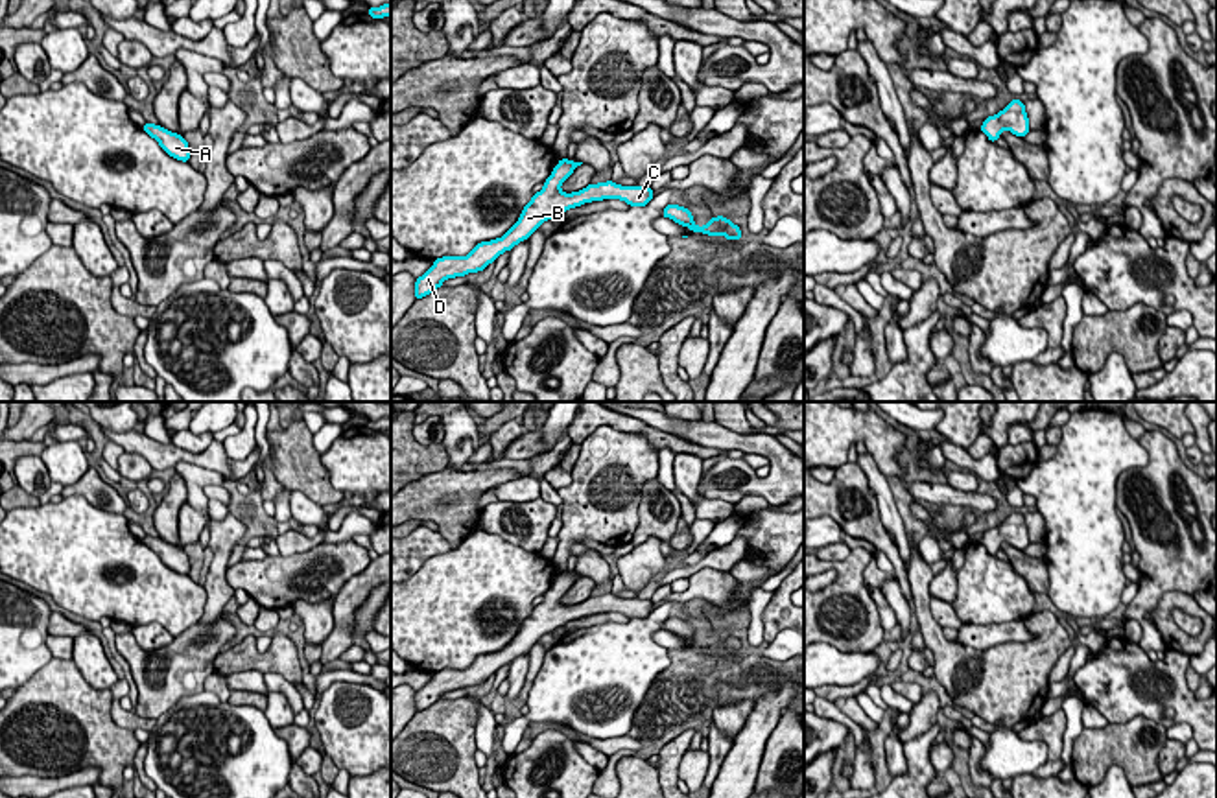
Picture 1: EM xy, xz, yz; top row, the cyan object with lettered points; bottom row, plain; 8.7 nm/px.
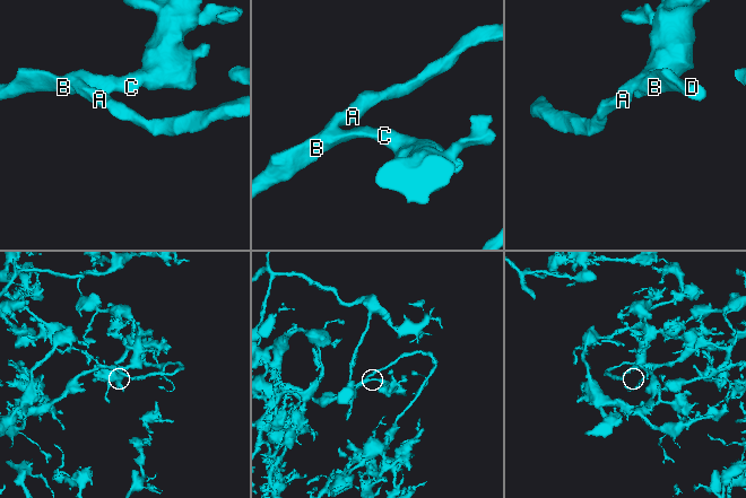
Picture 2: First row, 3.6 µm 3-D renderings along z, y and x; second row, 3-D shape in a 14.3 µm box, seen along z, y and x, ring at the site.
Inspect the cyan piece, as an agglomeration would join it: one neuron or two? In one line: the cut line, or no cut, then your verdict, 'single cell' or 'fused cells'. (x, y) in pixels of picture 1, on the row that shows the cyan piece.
no cut; single cell

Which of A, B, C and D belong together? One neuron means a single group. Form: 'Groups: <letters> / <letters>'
Groups: A B C D

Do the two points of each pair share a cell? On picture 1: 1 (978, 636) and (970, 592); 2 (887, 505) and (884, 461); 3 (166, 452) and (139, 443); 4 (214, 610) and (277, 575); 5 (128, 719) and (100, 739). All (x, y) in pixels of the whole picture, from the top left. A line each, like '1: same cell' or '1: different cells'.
1: different cells
2: different cells
3: same cell
4: different cells
5: different cells

